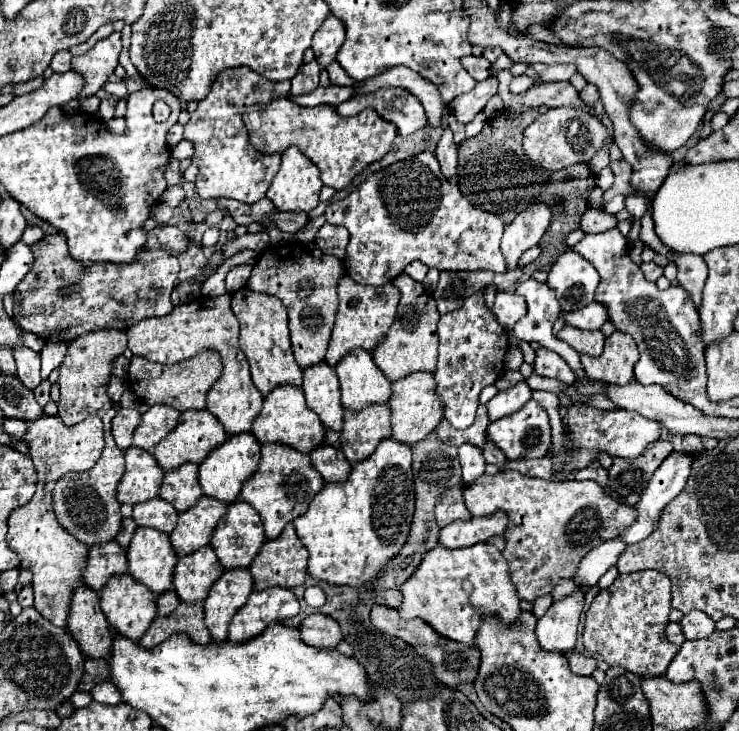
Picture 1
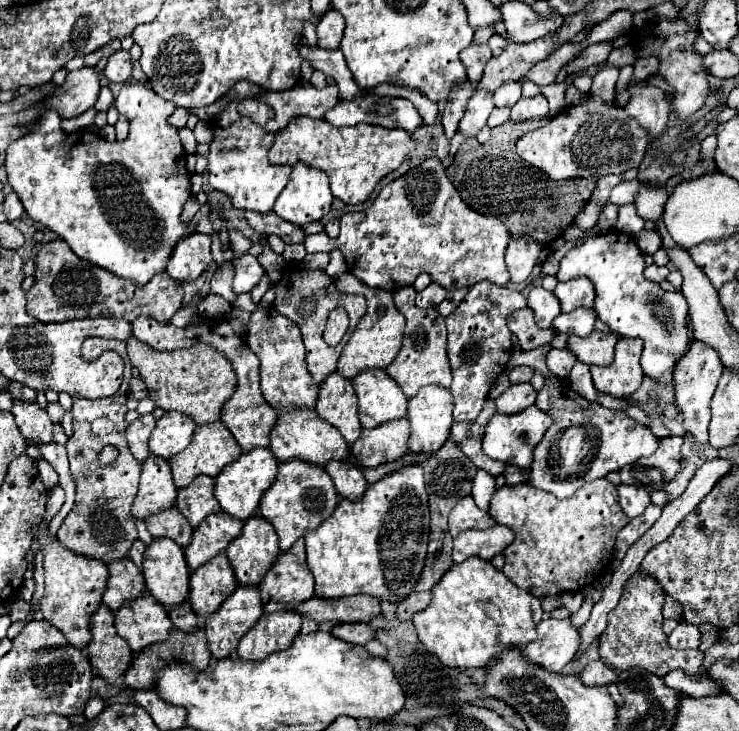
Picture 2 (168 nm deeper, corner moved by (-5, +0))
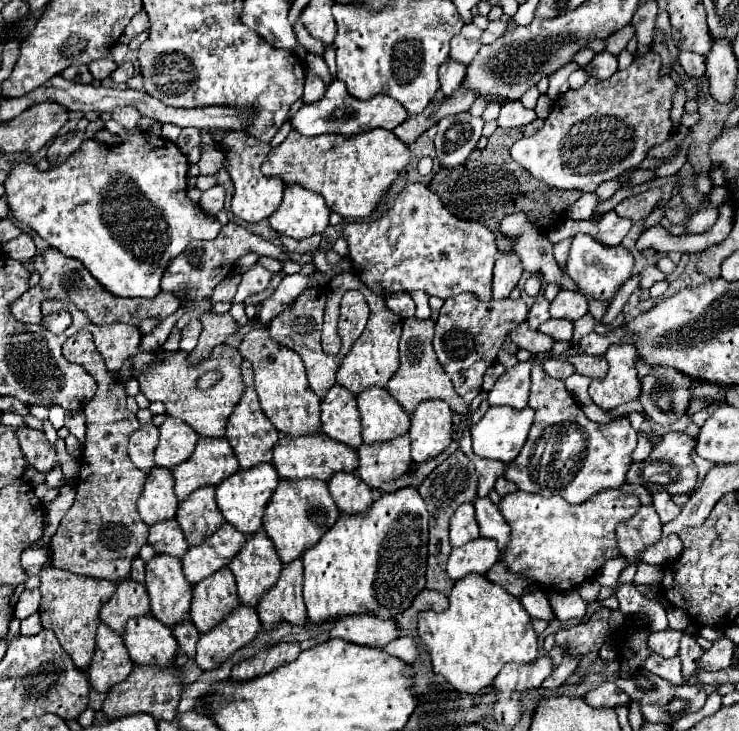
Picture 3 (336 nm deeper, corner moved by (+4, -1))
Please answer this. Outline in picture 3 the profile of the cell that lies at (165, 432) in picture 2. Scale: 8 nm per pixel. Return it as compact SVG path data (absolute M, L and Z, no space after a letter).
M166 417L160 427L160 443L156 447L156 465L174 469L178 463L190 459L200 435L182 419Z

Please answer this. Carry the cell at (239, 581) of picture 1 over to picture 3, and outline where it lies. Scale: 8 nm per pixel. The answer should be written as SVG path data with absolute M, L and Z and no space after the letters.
M238 605L214 631L200 635L194 661L202 671L212 671L222 665L232 653L248 645L260 631L260 619L254 607Z

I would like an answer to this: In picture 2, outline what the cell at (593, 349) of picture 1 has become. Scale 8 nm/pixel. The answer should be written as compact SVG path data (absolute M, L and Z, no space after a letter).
M591 332L589 336L569 336L569 350L587 366L607 366L613 362L613 348L617 342L617 334L609 332Z

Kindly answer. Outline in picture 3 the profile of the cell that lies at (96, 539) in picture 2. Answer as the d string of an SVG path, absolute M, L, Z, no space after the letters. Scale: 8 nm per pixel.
M78 331L68 337L62 345L62 353L70 363L82 365L98 381L98 393L84 407L86 447L82 451L80 475L74 481L76 501L52 537L52 565L58 569L68 569L76 575L118 583L118 579L130 577L130 563L148 543L148 525L136 509L146 475L134 467L126 451L126 443L140 427L140 421L132 411L128 411L124 385L110 379L104 359L96 351L88 331Z

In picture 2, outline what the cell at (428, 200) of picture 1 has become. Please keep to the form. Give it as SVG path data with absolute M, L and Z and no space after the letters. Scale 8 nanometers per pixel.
M429 156L423 164L389 182L365 212L347 212L339 222L341 234L337 236L335 246L343 252L347 270L371 288L395 292L401 286L413 284L417 274L421 272L427 272L431 280L441 284L443 288L473 286L481 280L489 280L499 286L505 286L509 282L503 254L507 242L511 240L511 234L495 216L483 216L461 200L459 192L447 178L445 166L437 156Z

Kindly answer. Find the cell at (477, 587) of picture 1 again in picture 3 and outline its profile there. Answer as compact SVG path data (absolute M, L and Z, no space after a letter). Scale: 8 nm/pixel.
M482 575L456 581L450 607L442 613L424 611L418 621L418 637L432 657L434 671L456 691L476 695L490 687L506 663L532 663L538 657L538 635L532 619L516 597Z

